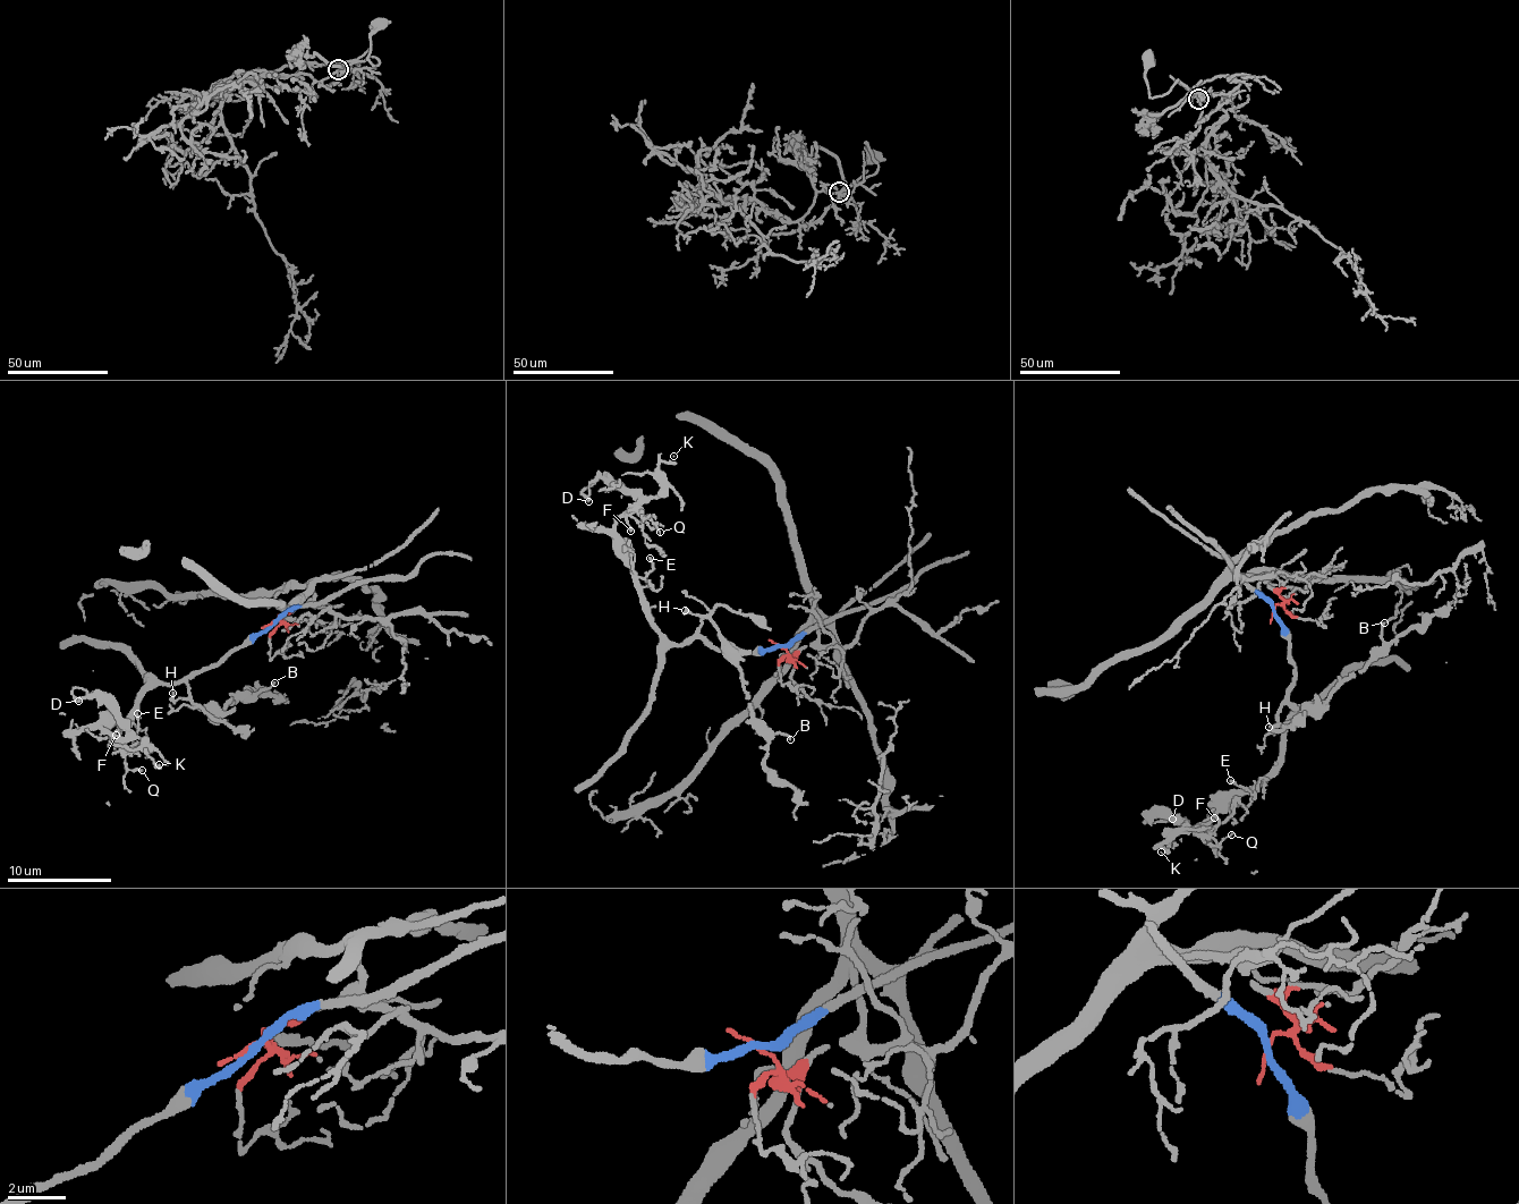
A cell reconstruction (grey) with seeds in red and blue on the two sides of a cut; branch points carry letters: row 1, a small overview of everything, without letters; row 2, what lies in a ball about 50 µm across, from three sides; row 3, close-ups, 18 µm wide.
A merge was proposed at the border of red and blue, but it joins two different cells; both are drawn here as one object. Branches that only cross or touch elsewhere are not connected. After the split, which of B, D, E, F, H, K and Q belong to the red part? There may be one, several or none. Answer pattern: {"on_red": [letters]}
{"on_red": []}

